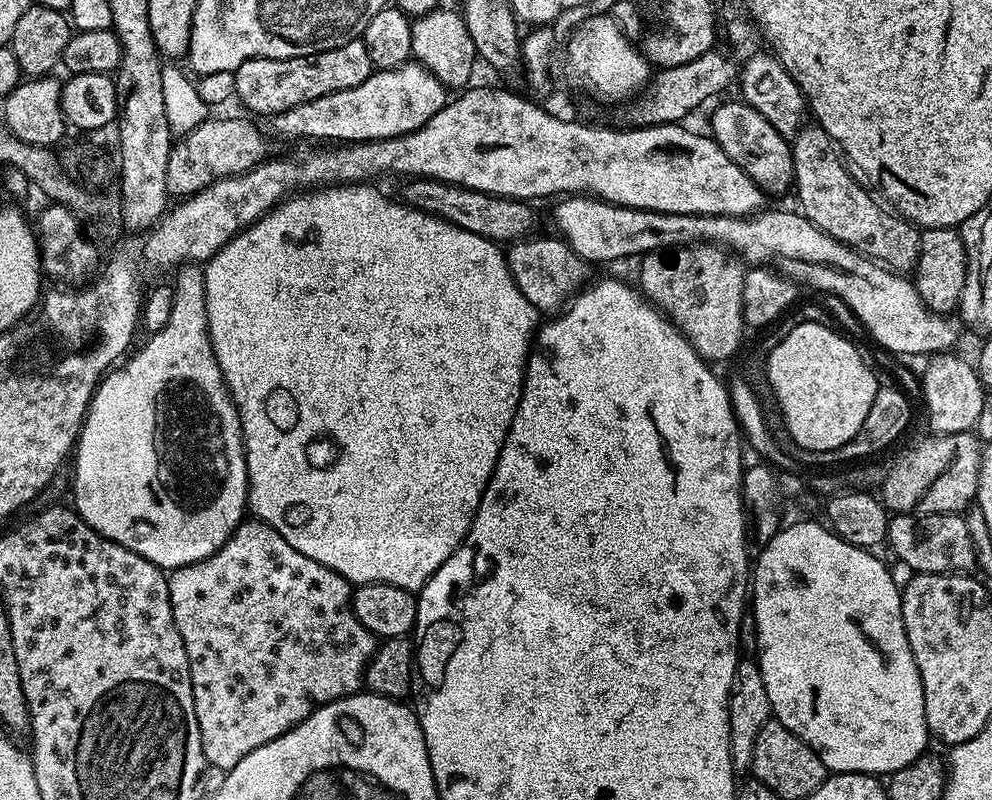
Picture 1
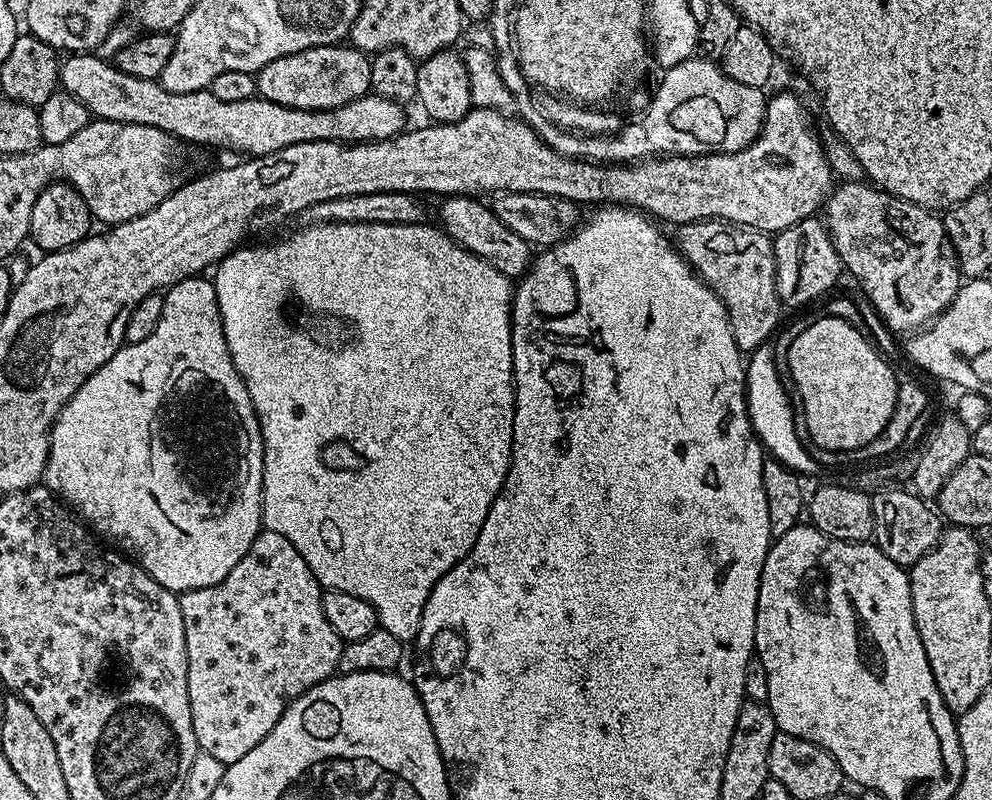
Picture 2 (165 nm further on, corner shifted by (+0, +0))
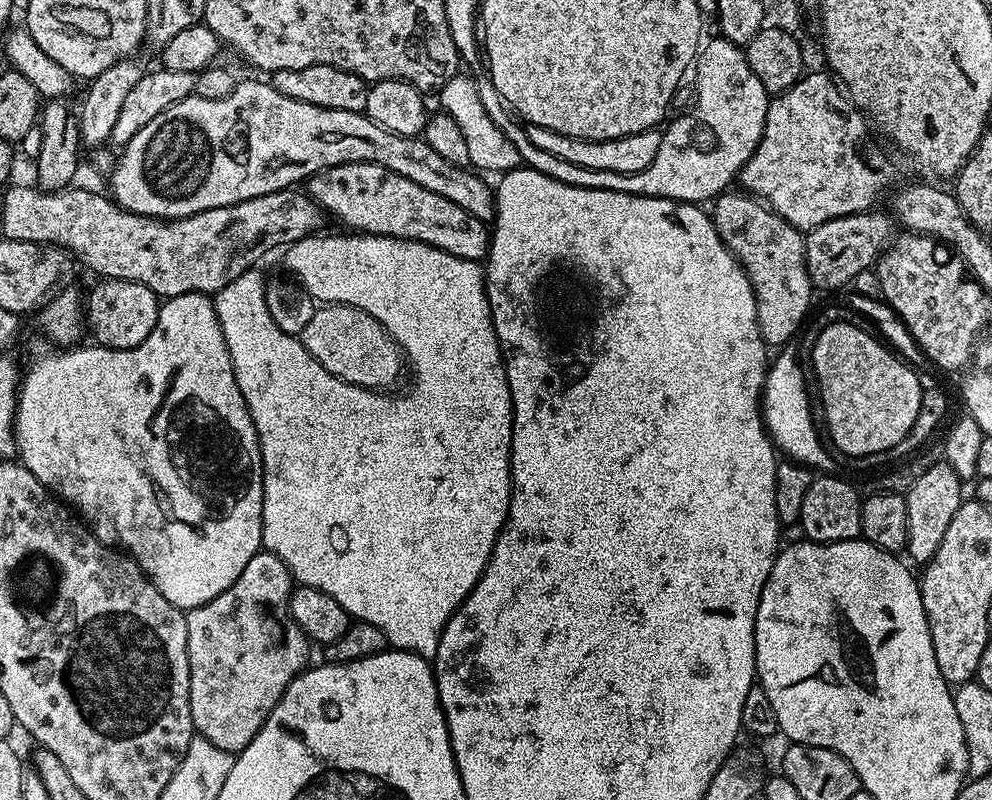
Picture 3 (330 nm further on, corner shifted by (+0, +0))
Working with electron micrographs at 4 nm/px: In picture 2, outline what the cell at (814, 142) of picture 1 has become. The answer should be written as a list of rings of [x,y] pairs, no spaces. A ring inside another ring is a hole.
[[[840,182],[828,193],[822,209],[822,220],[827,225],[834,249],[843,264],[843,271],[860,283],[876,312],[896,332],[915,333],[932,323],[958,294],[962,273],[951,259],[944,257],[946,237],[944,222],[927,208],[920,208],[908,200],[900,200],[871,183]]]

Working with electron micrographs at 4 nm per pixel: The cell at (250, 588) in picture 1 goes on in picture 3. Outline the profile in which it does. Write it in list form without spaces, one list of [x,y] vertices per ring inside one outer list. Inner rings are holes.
[[[261,550],[246,562],[246,570],[238,574],[234,586],[202,606],[187,609],[184,621],[190,662],[190,718],[193,729],[214,742],[218,750],[239,754],[258,730],[262,730],[286,686],[309,667],[310,641],[288,615],[288,599],[292,597],[293,587],[292,575],[282,558]]]

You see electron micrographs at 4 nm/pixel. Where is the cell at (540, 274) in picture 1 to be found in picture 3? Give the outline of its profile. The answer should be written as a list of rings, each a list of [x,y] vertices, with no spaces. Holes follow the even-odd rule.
[[[339,164],[333,168],[325,168],[323,172],[307,181],[306,191],[331,219],[333,216],[338,223],[348,227],[345,229],[353,233],[393,236],[399,240],[417,240],[438,250],[446,250],[446,254],[454,254],[458,258],[477,262],[487,257],[490,228],[485,221],[474,218],[474,214],[462,210],[462,206],[454,206],[450,198],[442,198],[442,194],[434,194],[426,190],[426,186],[418,186],[418,182],[410,182],[410,178],[402,178],[402,174],[394,174],[394,170],[386,170],[386,166]]]

